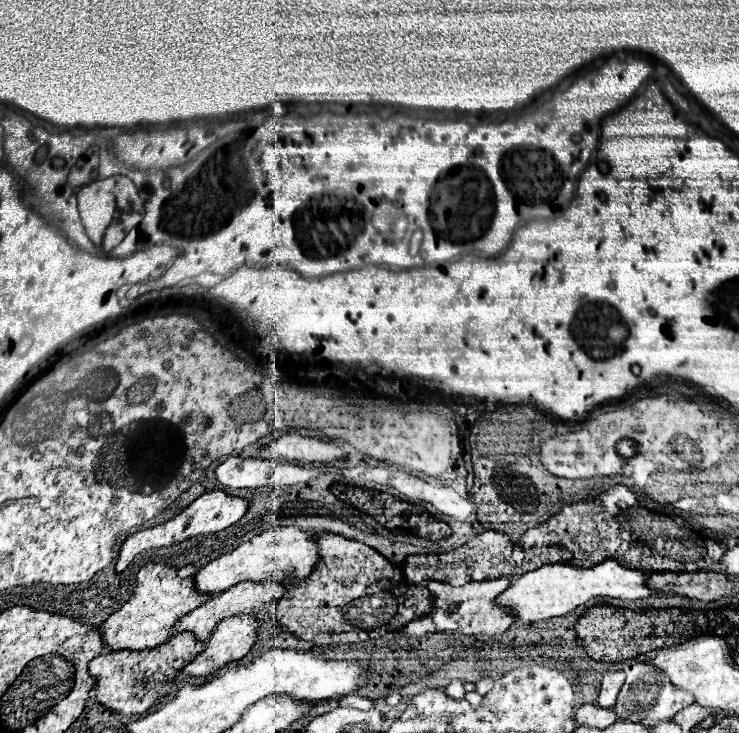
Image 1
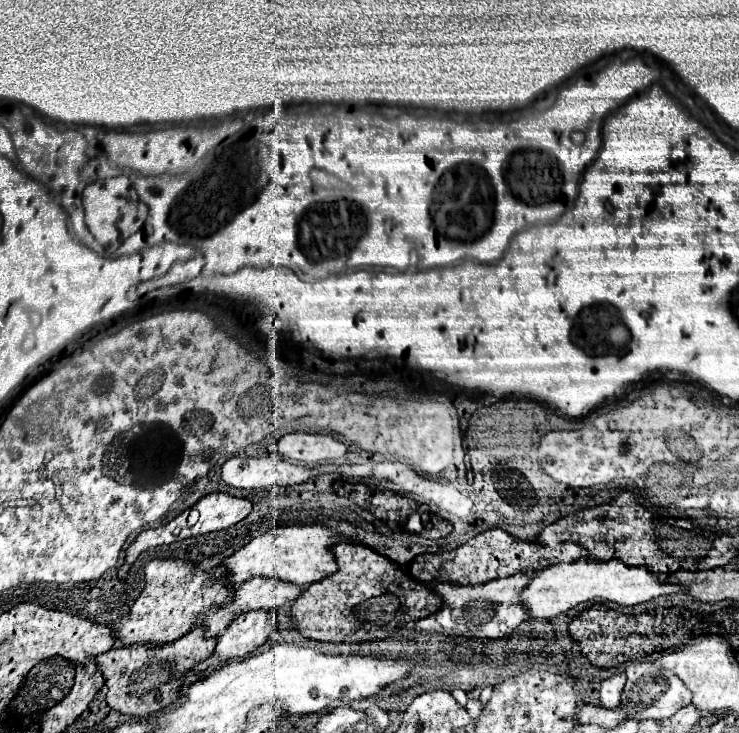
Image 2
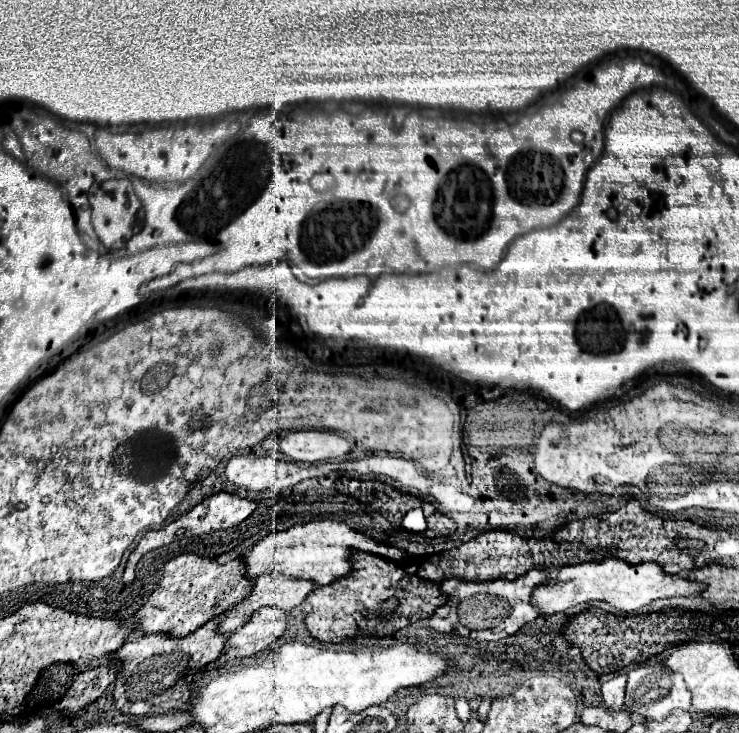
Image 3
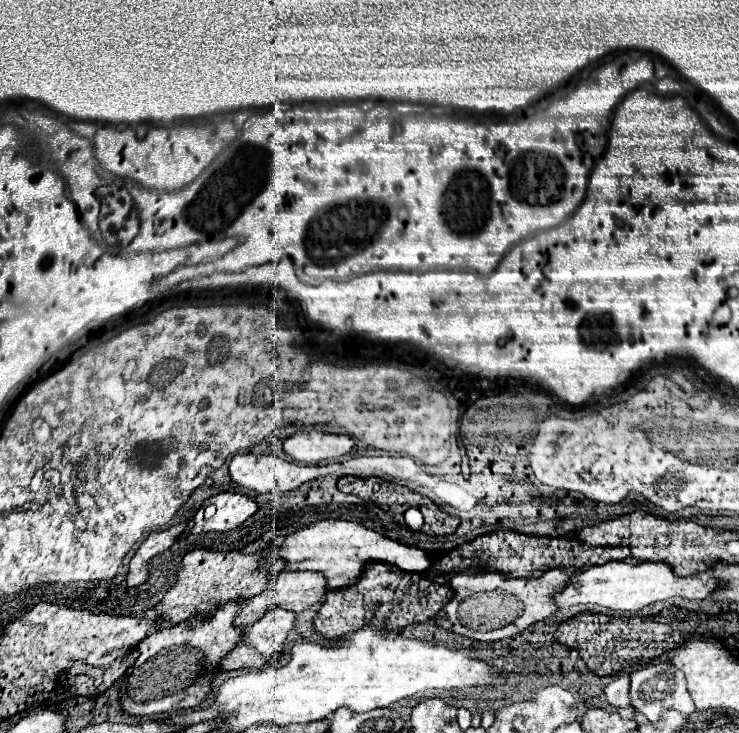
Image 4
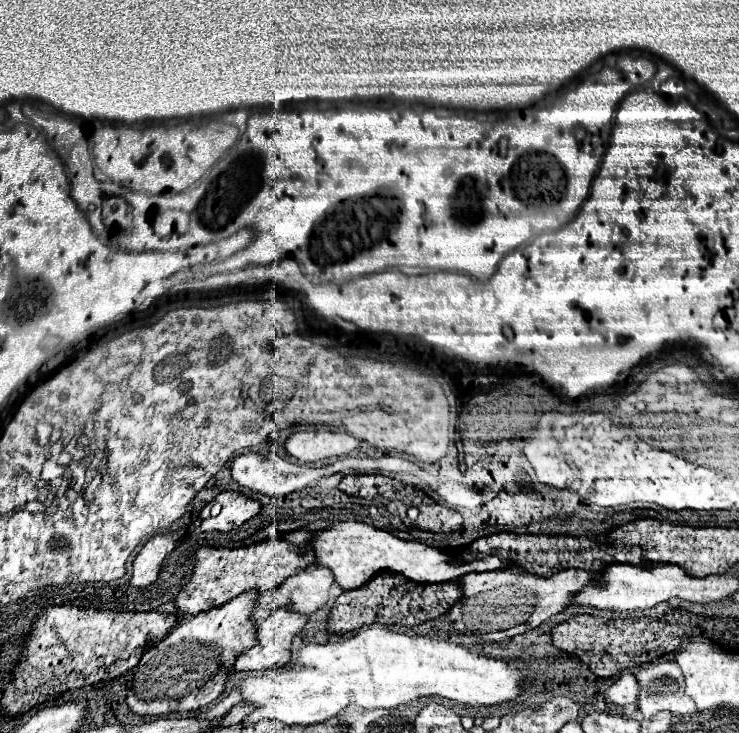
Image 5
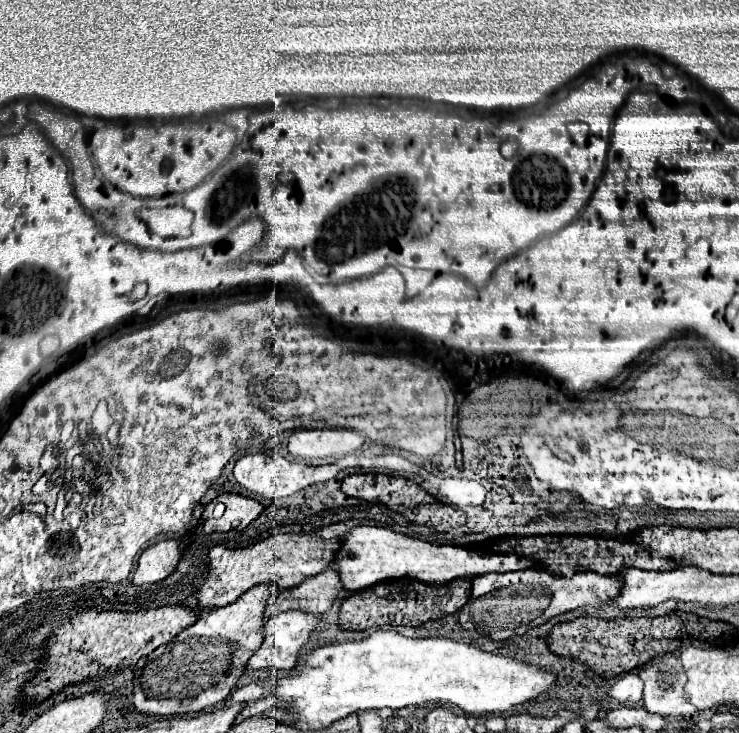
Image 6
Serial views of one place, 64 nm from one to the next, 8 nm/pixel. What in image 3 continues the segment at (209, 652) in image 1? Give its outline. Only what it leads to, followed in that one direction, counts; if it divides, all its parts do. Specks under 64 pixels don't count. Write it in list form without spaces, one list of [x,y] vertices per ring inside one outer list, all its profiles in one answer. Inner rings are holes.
[[[260,608],[250,616],[250,620],[240,628],[228,634],[228,640],[222,648],[224,660],[242,660],[250,658],[264,648],[268,648],[278,636],[286,630],[286,614],[278,608]]]

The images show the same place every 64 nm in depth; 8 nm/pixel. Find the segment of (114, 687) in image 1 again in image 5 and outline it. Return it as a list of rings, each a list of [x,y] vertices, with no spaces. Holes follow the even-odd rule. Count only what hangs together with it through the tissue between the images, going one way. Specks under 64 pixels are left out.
[[[246,592],[220,608],[212,608],[196,616],[184,616],[158,644],[148,644],[138,666],[132,668],[128,676],[126,704],[130,710],[140,716],[196,712],[206,706],[208,700],[216,700],[224,692],[226,676],[234,670],[234,658],[256,642],[256,624],[248,620],[248,612],[252,612],[252,600],[256,600],[256,596],[258,592]],[[190,664],[196,664],[196,674],[186,674],[182,670]]]

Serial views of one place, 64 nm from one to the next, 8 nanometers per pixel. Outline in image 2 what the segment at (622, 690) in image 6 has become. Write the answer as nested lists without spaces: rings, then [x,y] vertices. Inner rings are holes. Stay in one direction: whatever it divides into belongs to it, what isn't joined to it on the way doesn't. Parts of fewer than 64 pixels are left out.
[[[614,674],[606,680],[602,680],[602,686],[600,686],[600,704],[604,708],[616,708],[620,704],[620,692],[624,688],[624,682],[626,682],[626,674]]]

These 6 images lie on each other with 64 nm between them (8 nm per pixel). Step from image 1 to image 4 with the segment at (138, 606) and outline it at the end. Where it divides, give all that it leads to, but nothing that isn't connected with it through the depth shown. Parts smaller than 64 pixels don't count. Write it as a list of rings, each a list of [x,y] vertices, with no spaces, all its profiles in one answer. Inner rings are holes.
[[[192,550],[188,552],[180,568],[176,572],[176,582],[166,590],[162,600],[152,608],[156,618],[166,622],[168,626],[176,626],[188,622],[192,618],[210,620],[214,612],[232,600],[248,600],[256,596],[256,592],[264,590],[268,584],[268,576],[284,570],[282,560],[274,560],[266,572],[258,570],[260,554],[240,554],[240,552],[210,552],[210,550]]]

